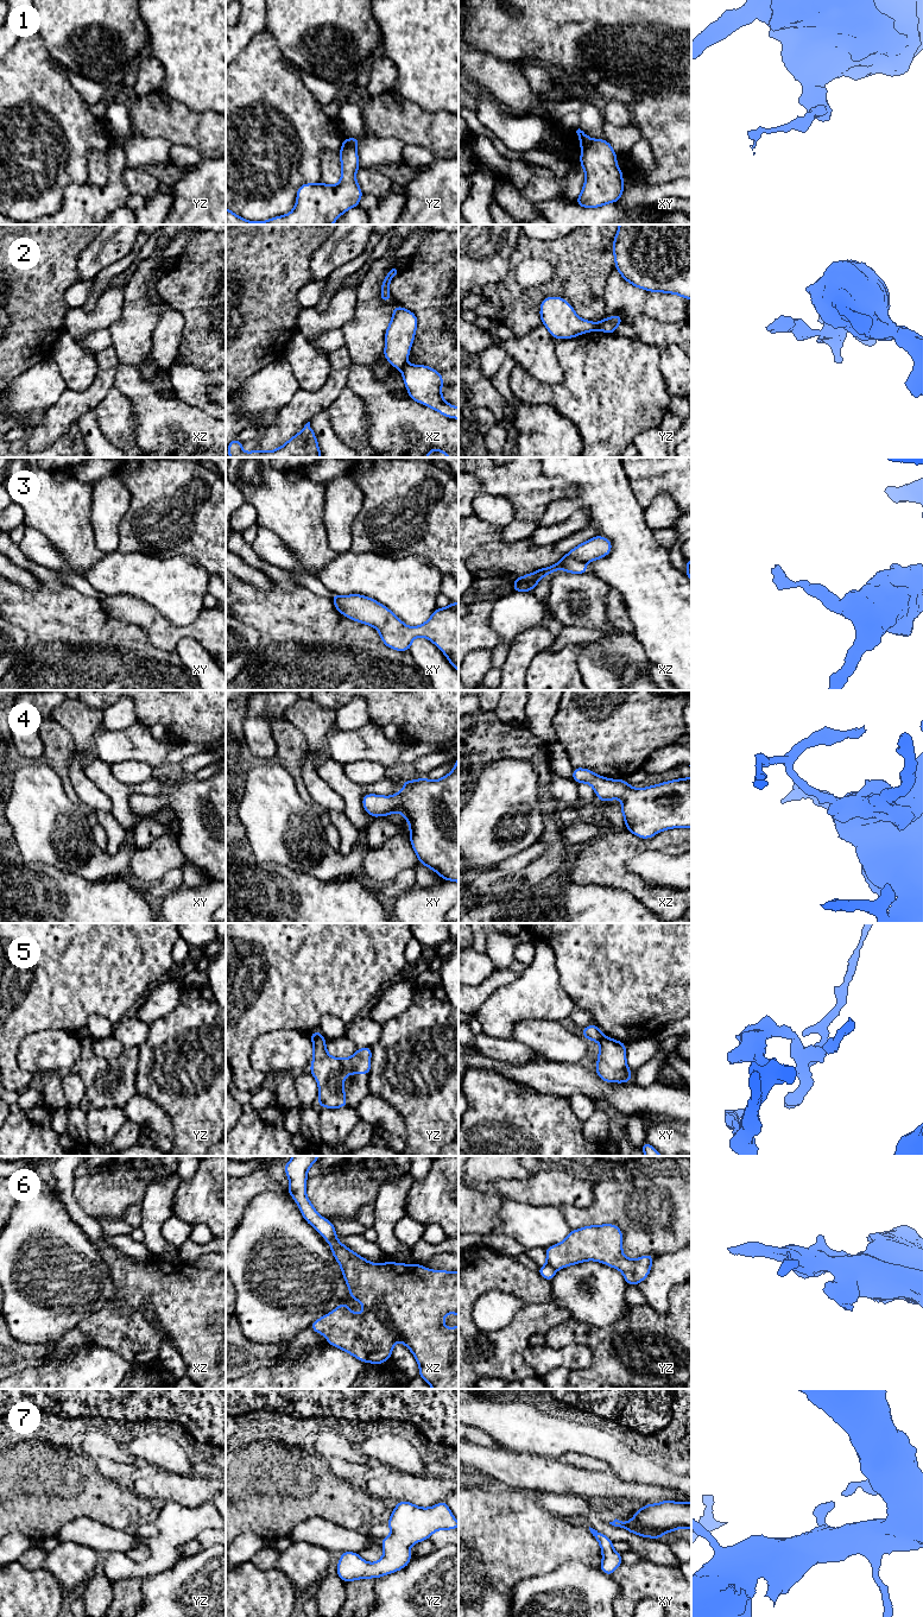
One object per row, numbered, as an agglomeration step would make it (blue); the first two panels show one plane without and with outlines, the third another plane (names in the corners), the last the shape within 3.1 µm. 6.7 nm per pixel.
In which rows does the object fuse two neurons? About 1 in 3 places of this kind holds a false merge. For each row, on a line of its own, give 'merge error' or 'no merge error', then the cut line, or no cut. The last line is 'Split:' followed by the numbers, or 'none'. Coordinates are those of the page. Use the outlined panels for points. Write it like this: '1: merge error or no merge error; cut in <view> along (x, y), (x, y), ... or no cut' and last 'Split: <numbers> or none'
1: merge error; cut in xy along (592, 139), (582, 149)
2: merge error; cut in yz along (598, 323), (599, 329)
3: merge error; cut in xz along (567, 554), (585, 563)
4: no merge error; no cut
5: merge error; cut in xy along (602, 1035), (599, 1042)
6: merge error; cut in xz along (343, 1245), (332, 1248)
7: no merge error; no cut
Split: 1, 2, 3, 5, 6

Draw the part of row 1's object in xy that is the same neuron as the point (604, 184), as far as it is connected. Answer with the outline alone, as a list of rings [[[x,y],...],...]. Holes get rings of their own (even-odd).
[[[592,139],[590,144],[581,150],[580,166],[586,172],[580,196],[575,200],[576,204],[583,208],[599,208],[605,204],[620,201],[625,189],[622,171],[618,168],[617,153],[607,140]]]

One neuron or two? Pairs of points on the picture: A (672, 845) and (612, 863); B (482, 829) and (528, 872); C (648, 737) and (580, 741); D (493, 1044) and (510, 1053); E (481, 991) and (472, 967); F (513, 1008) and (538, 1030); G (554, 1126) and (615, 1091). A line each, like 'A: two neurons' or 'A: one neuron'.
A: one neuron
B: two neurons
C: one neuron
D: one neuron
E: two neurons
F: two neurons
G: two neurons

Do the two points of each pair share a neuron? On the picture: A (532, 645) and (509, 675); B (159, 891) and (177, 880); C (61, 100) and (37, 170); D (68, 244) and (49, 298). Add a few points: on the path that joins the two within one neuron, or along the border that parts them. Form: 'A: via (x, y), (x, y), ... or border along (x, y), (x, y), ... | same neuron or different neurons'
A: via (525, 652), (519, 658), (516, 668) | same neuron
B: via (164, 886), (172, 880) | same neuron
C: via (44, 118), (37, 130), (37, 152) | same neuron
D: via (55, 257), (49, 263), (49, 285) | same neuron

